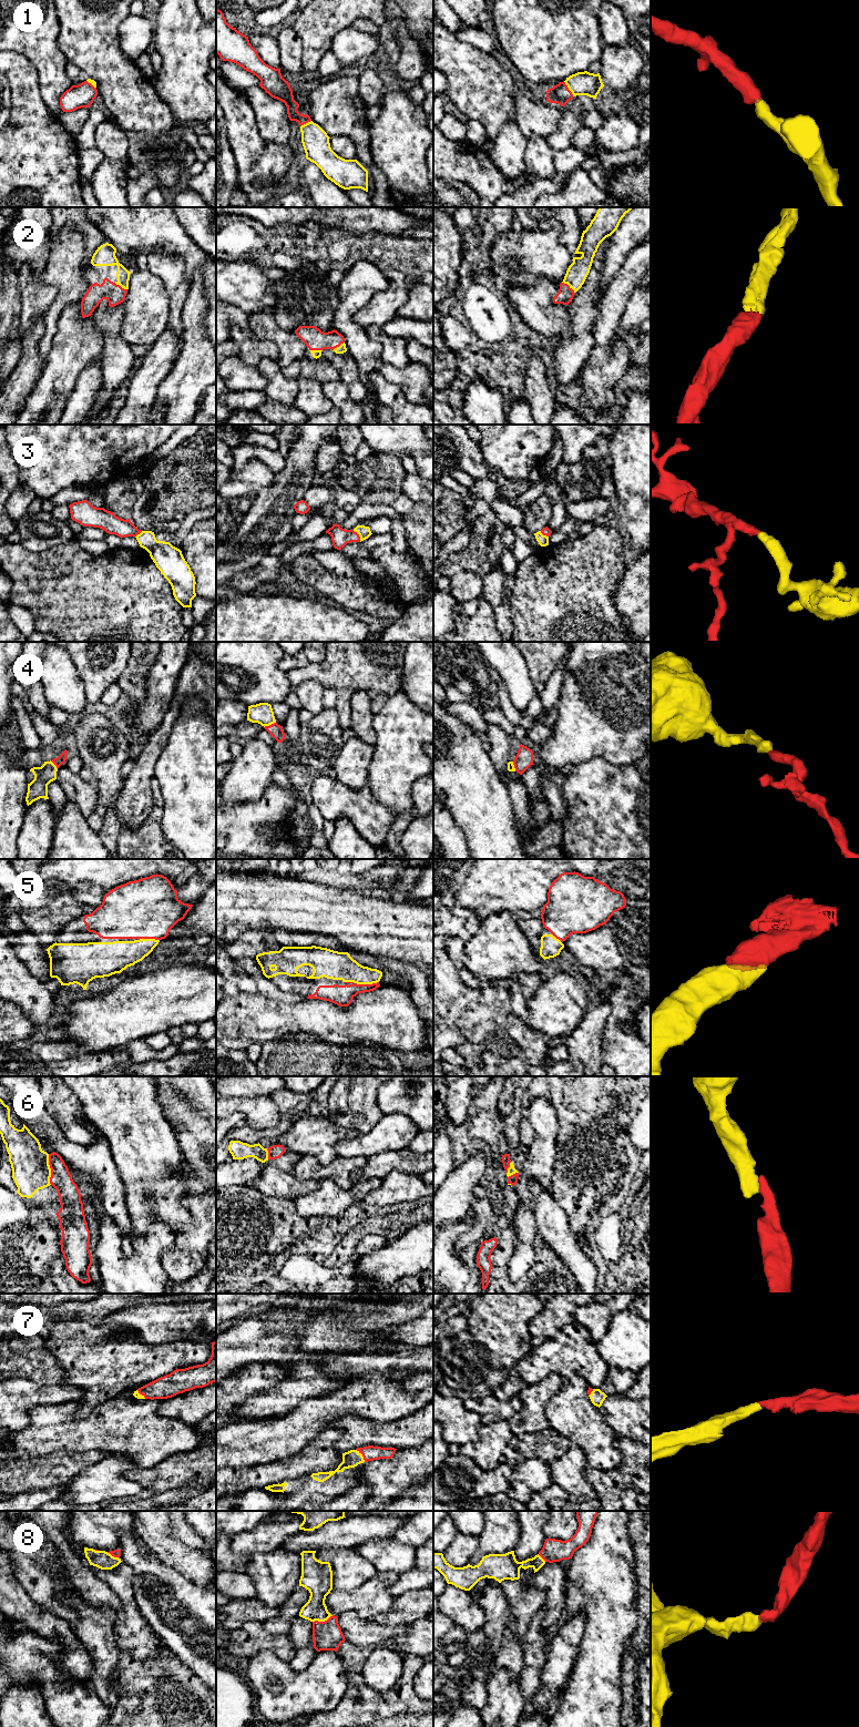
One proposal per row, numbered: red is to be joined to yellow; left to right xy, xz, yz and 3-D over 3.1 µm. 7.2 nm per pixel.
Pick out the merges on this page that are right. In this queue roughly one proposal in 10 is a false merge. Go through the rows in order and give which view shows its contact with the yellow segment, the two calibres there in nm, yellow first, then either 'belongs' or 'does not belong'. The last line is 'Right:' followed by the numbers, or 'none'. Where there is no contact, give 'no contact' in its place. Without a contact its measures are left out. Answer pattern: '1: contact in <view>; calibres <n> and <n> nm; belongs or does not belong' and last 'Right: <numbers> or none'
1: contact in yz; calibres 180 and 140 nm; belongs
2: contact in yz; calibres 150 and 120 nm; belongs
3: contact in xz; calibres 90 and 130 nm; belongs
4: contact in xz; calibres 150 and 100 nm; belongs
5: contact in xz; calibres 200 and 150 nm; belongs
6: contact in xy; calibres 280 and 160 nm; belongs
7: contact in xz; calibres 120 and 110 nm; belongs
8: contact in xz; calibres 170 and 220 nm; belongs
Right: 1, 2, 3, 4, 5, 6, 7, 8

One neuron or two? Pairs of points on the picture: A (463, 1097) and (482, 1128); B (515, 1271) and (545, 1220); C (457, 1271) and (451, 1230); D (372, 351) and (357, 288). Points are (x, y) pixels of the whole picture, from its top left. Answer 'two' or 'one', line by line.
A: two
B: two
C: one
D: one

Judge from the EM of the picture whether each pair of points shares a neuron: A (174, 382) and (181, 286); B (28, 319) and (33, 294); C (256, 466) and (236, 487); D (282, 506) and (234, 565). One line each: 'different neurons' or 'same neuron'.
A: different neurons
B: same neuron
C: same neuron
D: same neuron

